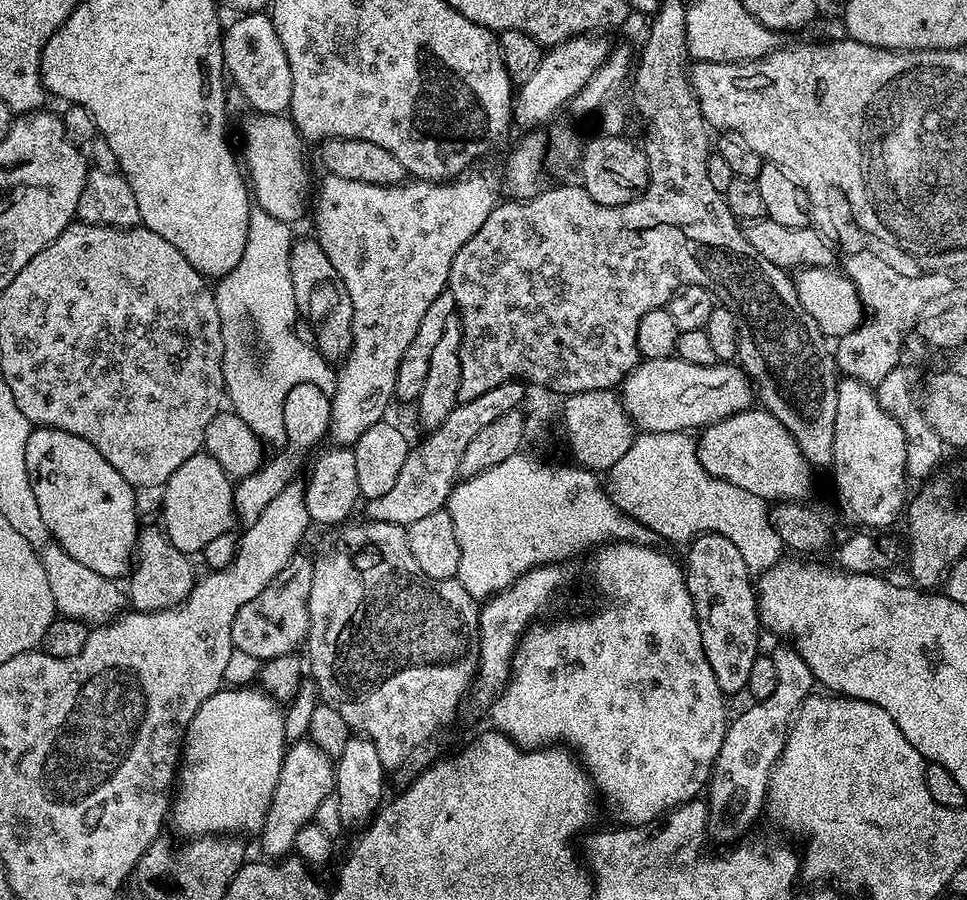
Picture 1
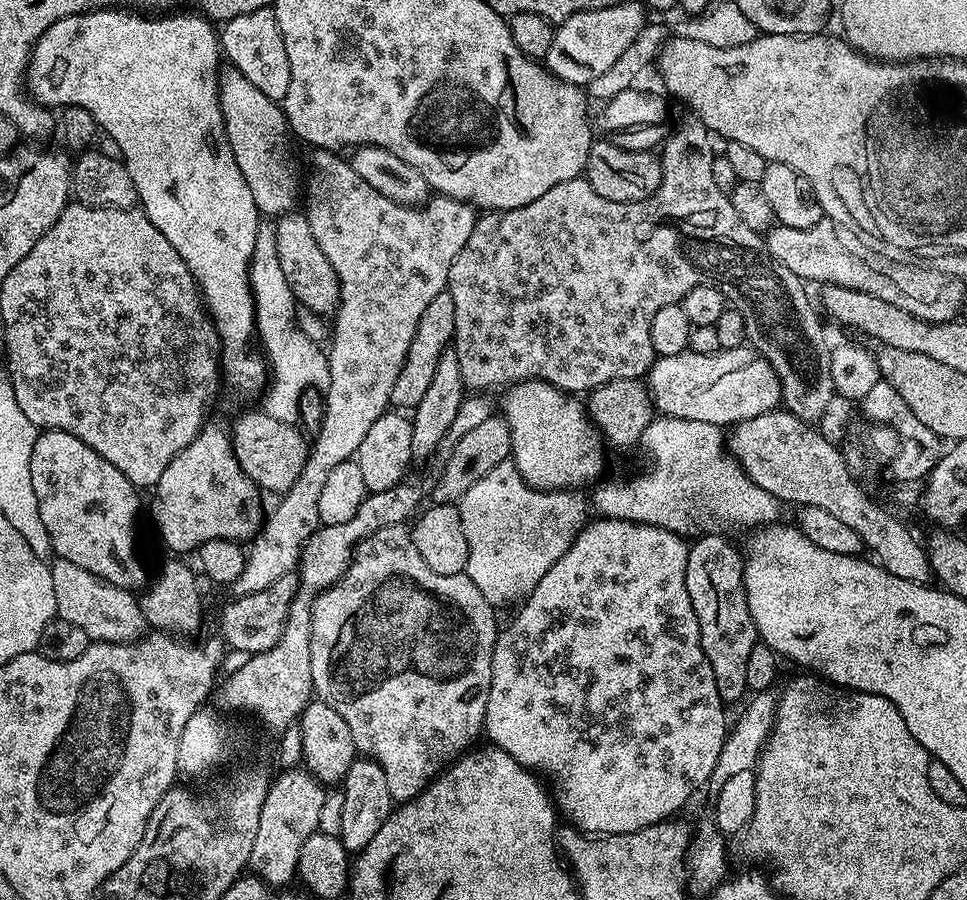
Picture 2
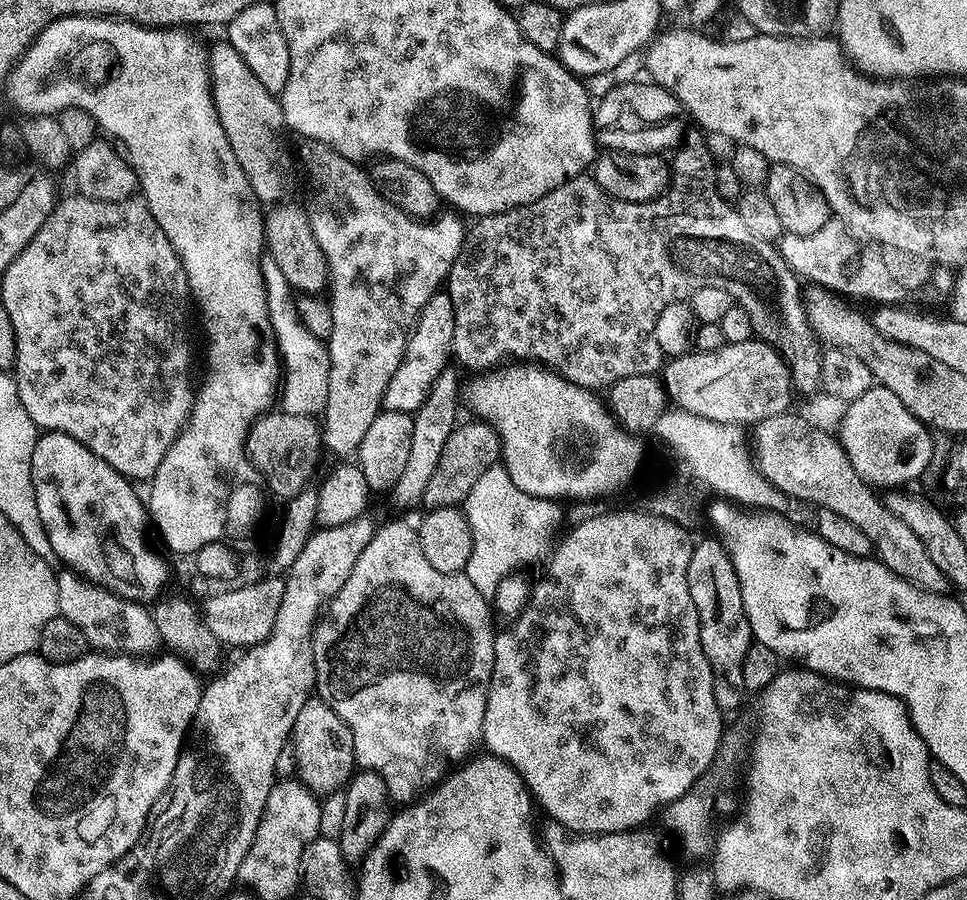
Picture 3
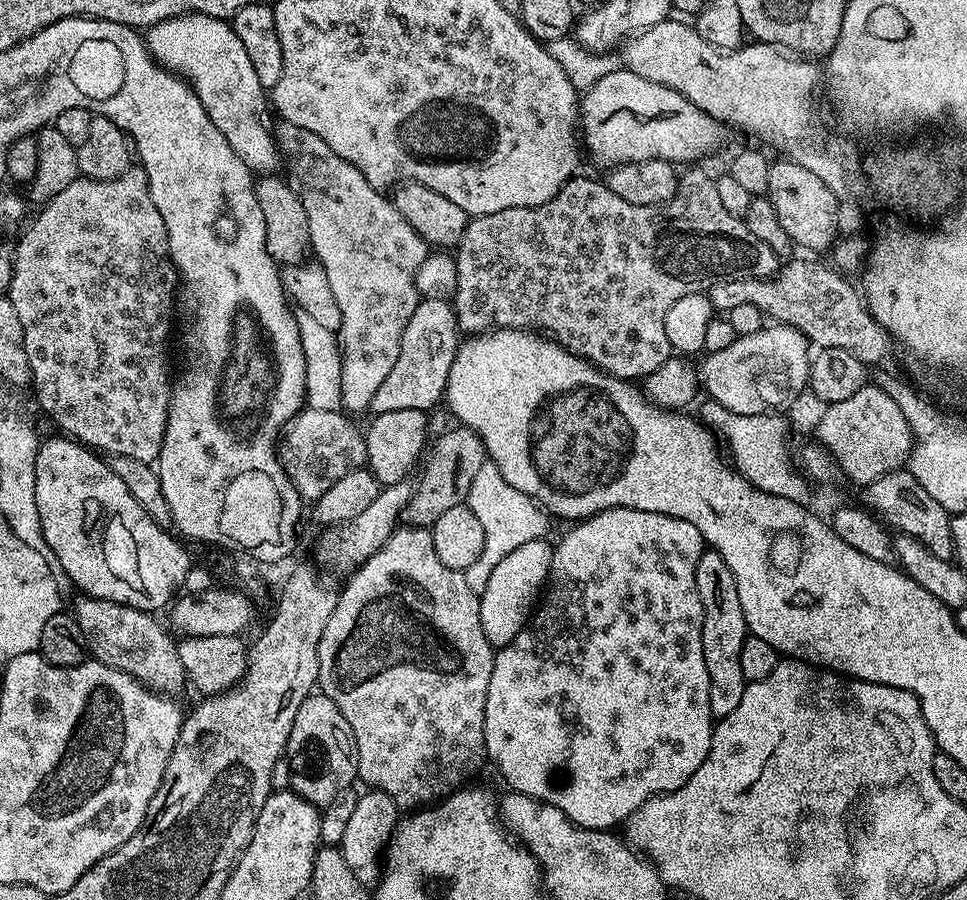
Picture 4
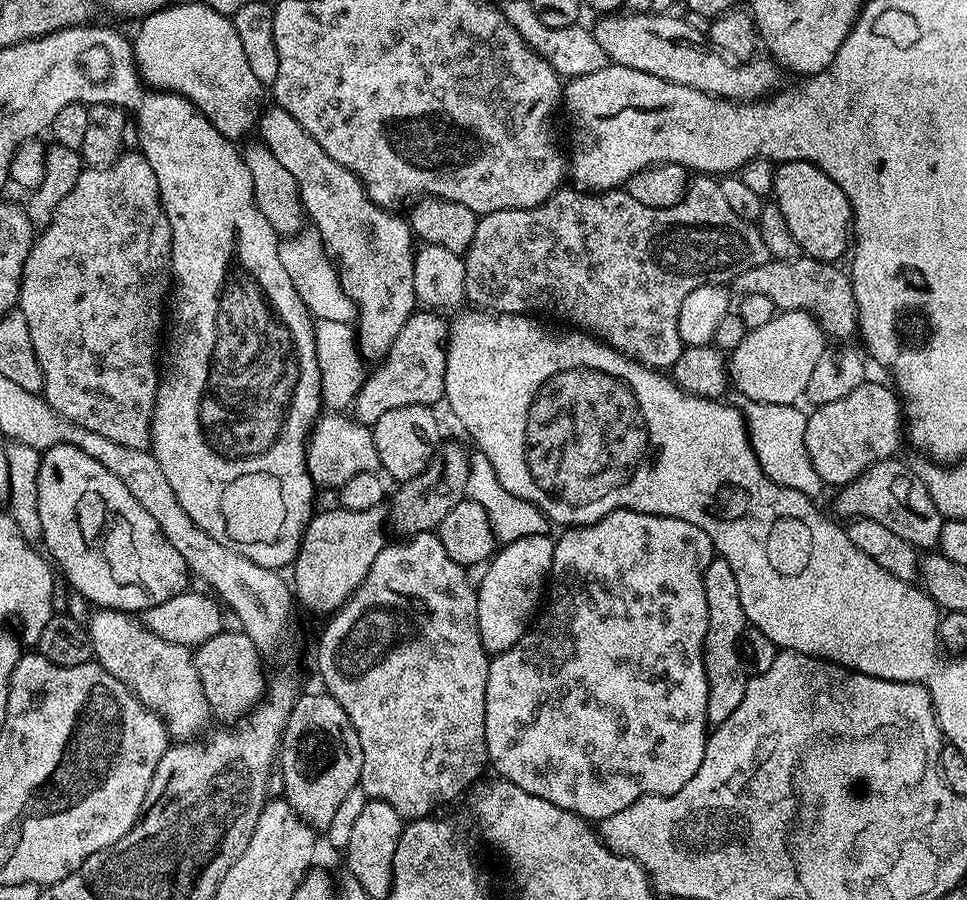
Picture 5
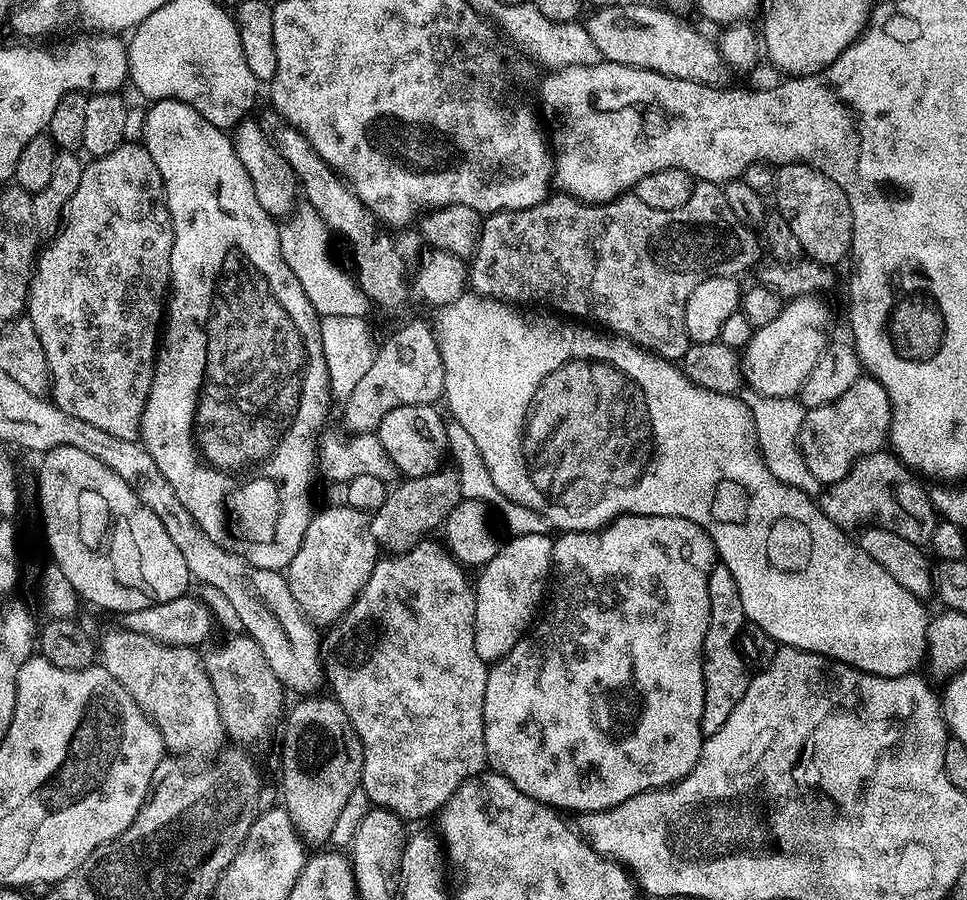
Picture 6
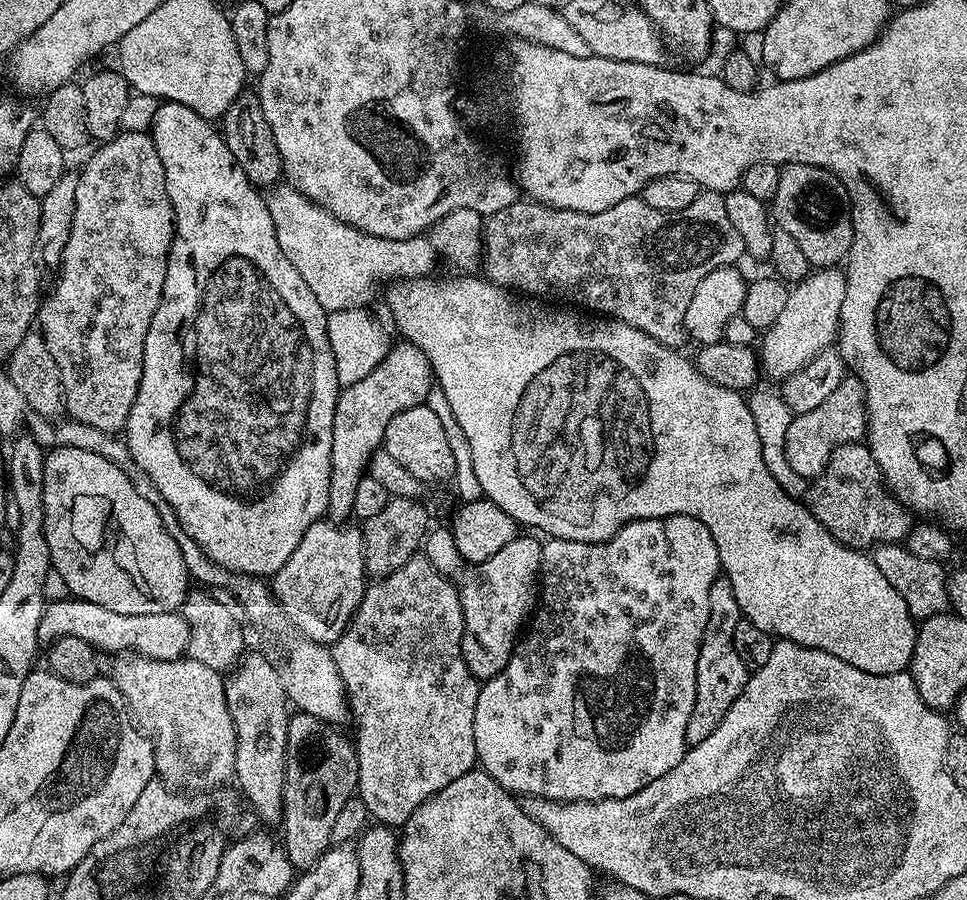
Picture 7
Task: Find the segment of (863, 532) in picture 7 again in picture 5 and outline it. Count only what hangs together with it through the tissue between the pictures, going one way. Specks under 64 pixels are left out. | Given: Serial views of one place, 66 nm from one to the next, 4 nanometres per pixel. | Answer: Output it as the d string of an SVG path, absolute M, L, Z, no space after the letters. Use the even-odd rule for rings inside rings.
M900 458L883 460L870 466L862 475L843 485L837 492L840 492L836 496L837 517L845 516L845 521L848 522L854 520L879 522L881 526L886 526L886 530L898 534L898 538L906 538L906 542L910 542L917 550L932 550L939 545L946 517L940 513L940 507L936 505L934 498L930 498L930 490L926 490L926 486L918 479L915 471L909 465L907 468Z

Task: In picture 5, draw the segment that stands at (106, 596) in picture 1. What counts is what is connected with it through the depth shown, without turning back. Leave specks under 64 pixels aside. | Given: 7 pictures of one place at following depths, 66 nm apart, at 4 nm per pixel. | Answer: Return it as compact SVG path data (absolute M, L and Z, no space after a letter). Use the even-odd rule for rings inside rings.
M96 608L93 616L86 620L88 637L92 643L92 654L95 663L105 668L118 682L128 687L147 708L151 708L168 730L168 735L173 741L188 742L196 736L210 721L210 709L202 682L198 678L198 670L192 661L192 652L187 644L166 642L155 636L135 615L119 612L113 608Z

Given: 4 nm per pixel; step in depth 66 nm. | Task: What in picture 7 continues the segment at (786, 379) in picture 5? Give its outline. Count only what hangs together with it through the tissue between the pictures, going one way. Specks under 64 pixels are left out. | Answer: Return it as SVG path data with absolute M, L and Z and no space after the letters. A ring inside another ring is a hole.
M839 267L818 268L809 271L808 277L789 291L786 306L783 308L781 316L776 319L774 326L770 326L763 333L758 344L762 372L767 379L769 376L770 379L776 380L775 382L782 382L790 374L806 367L819 352L833 347L838 336L840 315L842 314L842 298L846 298L847 281L847 275Z

